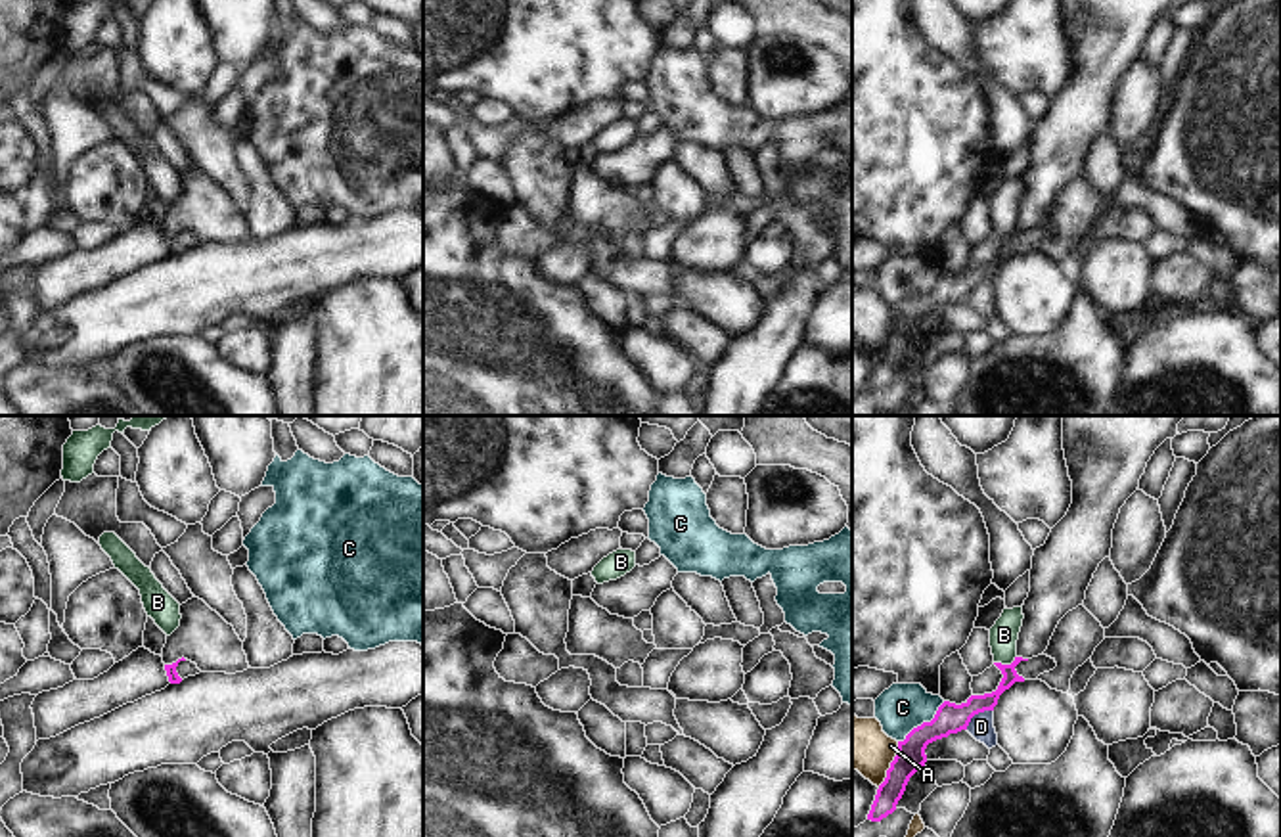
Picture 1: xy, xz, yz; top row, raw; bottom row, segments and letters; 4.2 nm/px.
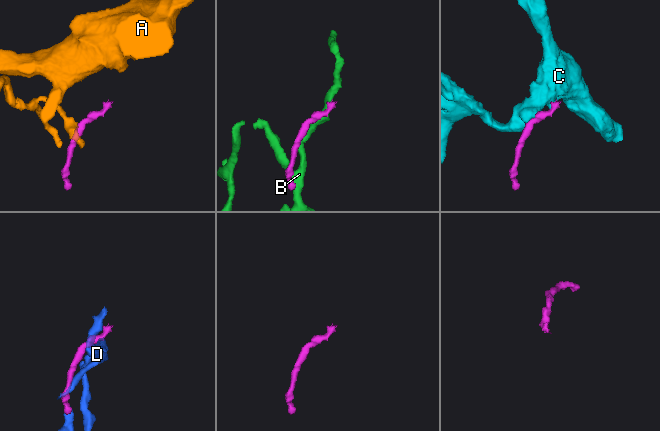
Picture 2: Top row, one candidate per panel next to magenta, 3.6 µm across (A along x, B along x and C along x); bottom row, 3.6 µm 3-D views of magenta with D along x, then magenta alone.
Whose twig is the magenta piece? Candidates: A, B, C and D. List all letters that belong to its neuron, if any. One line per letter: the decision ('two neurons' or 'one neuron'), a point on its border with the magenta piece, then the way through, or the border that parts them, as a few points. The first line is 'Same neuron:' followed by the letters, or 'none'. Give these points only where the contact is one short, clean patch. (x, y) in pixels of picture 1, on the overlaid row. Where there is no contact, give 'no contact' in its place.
Same neuron: none
A: two neurons; contact yz (891, 765); border yz (898, 742), (887, 776), (877, 786)
B: two neurons; contact yz (1006, 665); border yz (1015, 656), (1010, 663), (994, 663)
C: two neurons; contact yz (923, 723); border yz (944, 701), (929, 721), (918, 724), (898, 742)
D: two neurons; contact yz (977, 713); border yz (992, 709), (979, 711), (966, 728)

